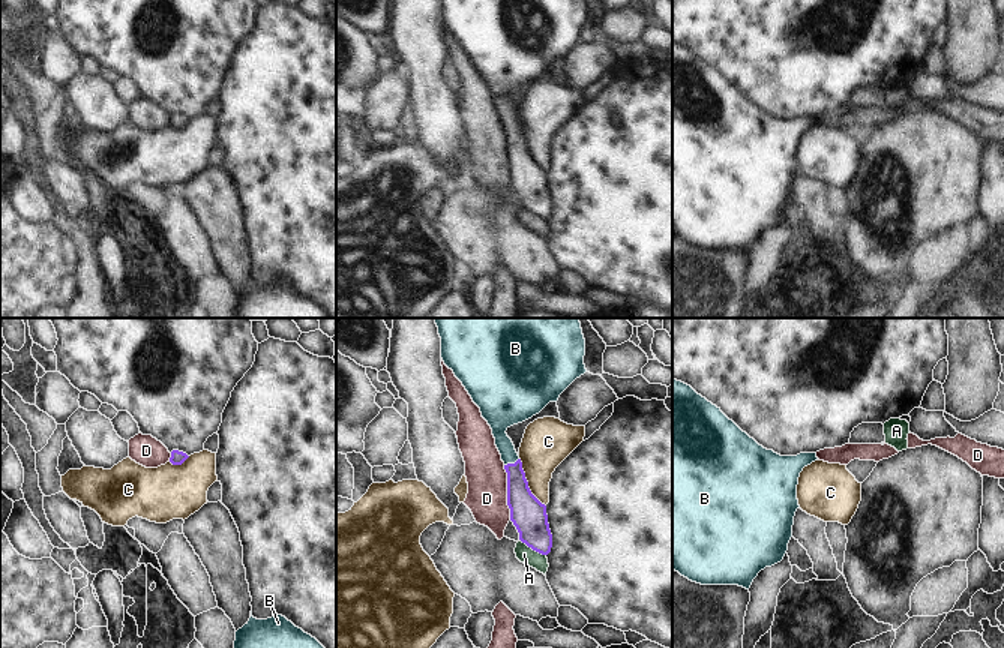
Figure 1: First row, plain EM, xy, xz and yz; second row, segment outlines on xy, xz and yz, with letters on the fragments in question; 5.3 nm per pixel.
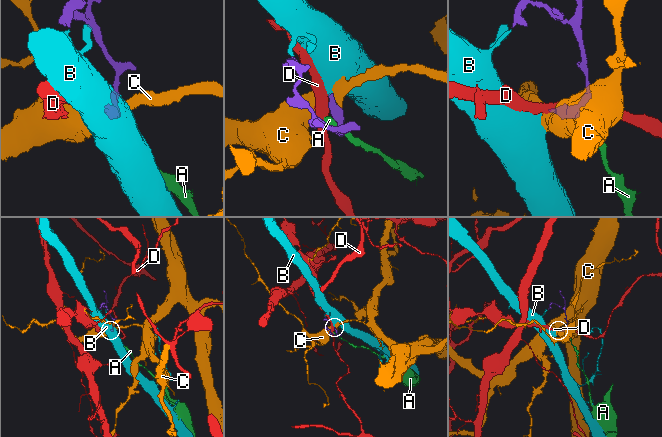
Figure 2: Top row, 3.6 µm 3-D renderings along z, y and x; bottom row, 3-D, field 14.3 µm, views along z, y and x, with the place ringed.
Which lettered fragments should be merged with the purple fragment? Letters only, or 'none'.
B

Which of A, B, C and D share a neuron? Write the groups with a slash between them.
A / B / C / D

